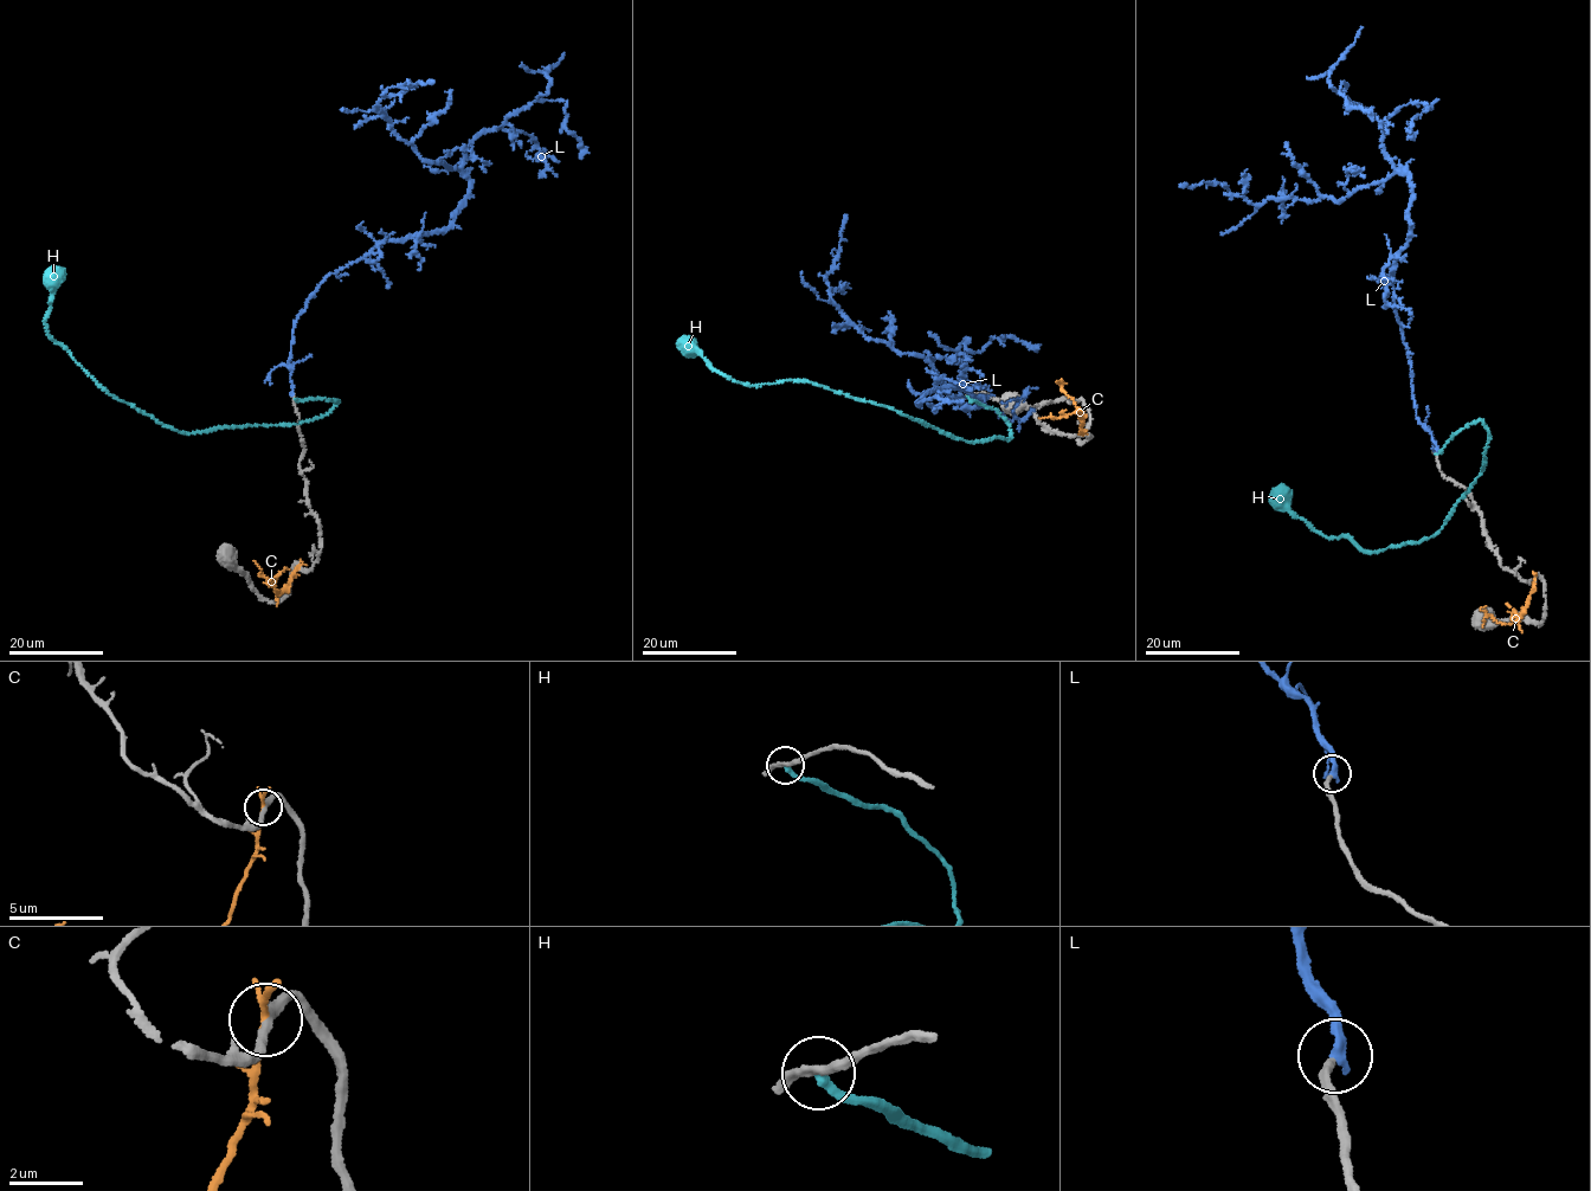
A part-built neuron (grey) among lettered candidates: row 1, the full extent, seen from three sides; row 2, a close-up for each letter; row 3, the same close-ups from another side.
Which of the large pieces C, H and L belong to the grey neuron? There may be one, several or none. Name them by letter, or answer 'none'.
L

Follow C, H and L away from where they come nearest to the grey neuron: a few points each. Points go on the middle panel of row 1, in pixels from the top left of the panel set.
C: (1082, 435), (1075, 401), (1062, 390), (1062, 380), (1065, 384)
H: (967, 398), (1005, 418), (1009, 439), (953, 438), (805, 380), (751, 385), (728, 378), (681, 345)
L: (963, 400), (916, 405), (936, 388), (984, 396), (953, 399), (928, 361), (867, 336), (831, 298), (845, 214)

